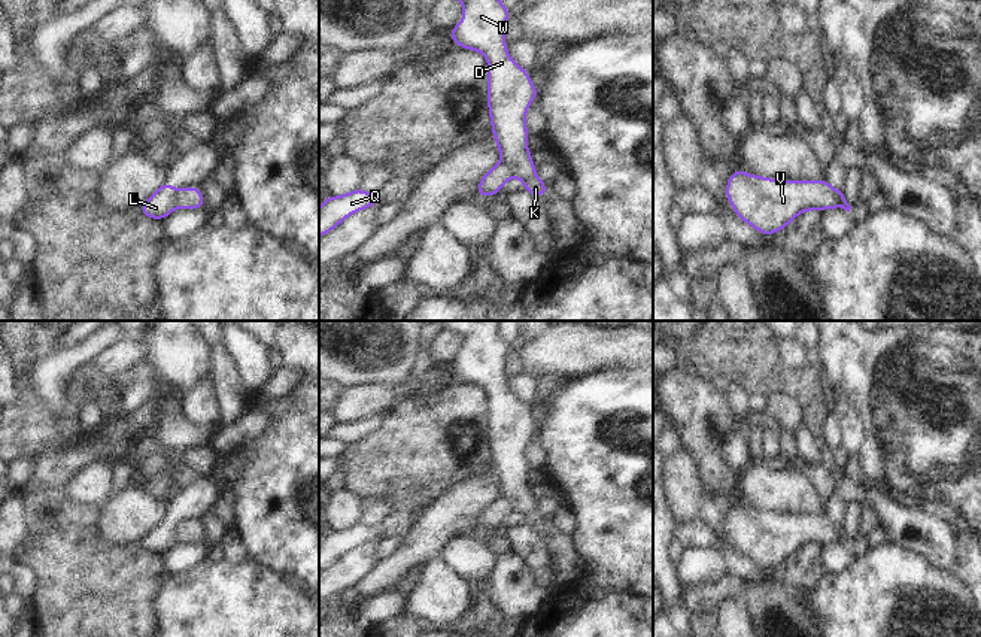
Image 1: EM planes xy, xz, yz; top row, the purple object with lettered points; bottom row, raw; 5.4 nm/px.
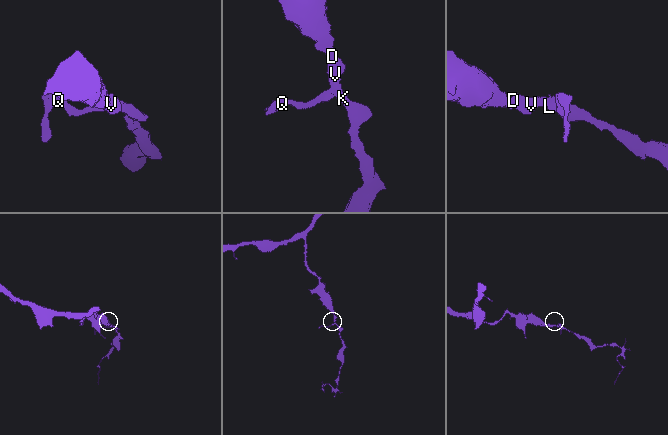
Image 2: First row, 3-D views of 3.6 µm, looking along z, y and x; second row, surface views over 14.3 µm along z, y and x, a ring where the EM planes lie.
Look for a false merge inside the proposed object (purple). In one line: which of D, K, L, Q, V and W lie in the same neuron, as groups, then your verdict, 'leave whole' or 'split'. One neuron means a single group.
D K V W / L Q; split

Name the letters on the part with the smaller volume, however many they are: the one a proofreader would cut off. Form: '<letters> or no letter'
L, Q

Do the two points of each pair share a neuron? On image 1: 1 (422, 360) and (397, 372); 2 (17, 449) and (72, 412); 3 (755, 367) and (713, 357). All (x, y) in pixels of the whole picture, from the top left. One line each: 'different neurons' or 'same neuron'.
1: different neurons
2: same neuron
3: same neuron

